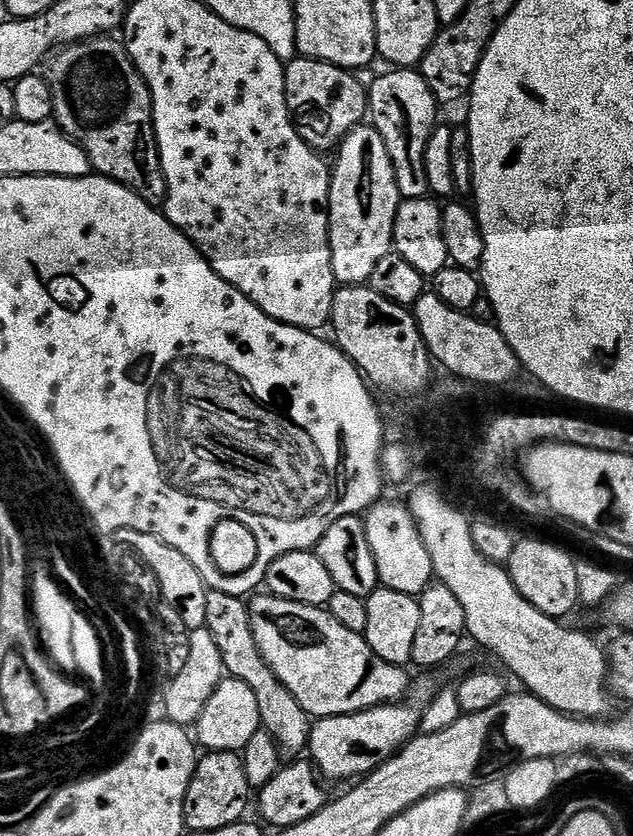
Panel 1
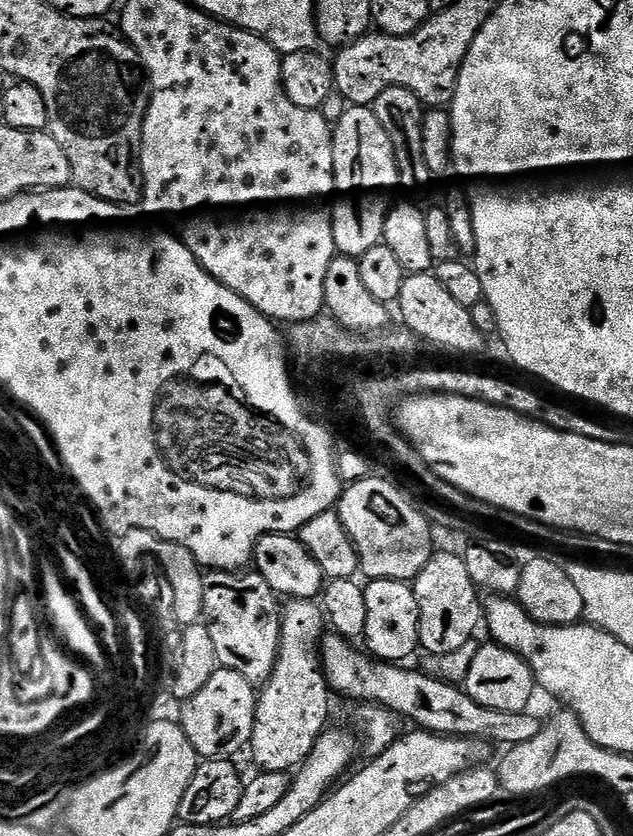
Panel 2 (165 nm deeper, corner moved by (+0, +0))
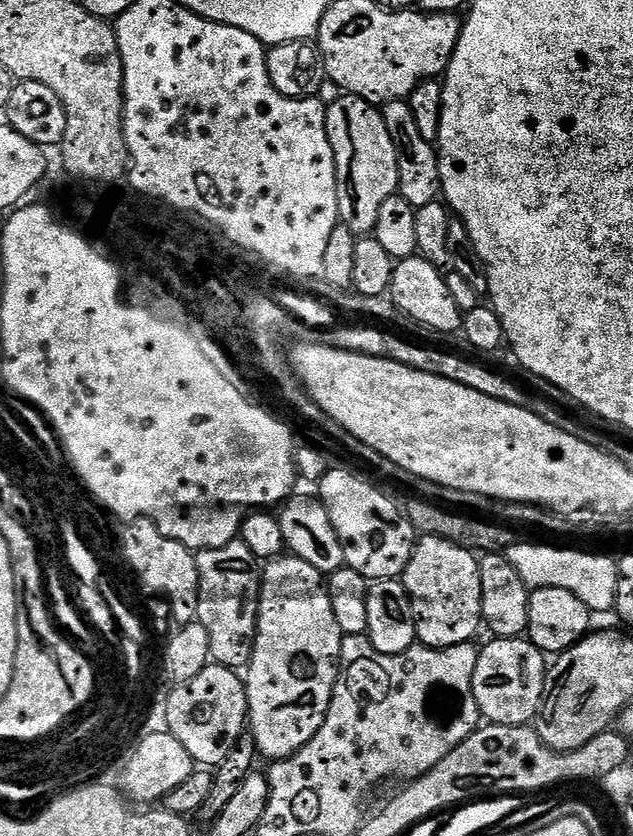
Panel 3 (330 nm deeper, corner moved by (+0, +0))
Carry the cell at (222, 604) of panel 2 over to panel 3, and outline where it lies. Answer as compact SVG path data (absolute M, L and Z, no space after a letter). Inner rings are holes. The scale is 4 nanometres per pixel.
M239 538L221 548L197 551L195 557L200 579L195 623L206 626L206 634L210 634L212 660L233 670L247 669L252 663L258 626L261 561Z

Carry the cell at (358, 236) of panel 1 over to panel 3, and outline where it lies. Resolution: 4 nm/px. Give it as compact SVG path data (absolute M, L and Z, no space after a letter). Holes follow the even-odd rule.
M340 94L332 105L330 103L327 105L326 130L330 138L330 146L334 150L338 210L340 211L339 223L347 226L357 238L367 237L376 231L378 214L382 211L382 202L386 202L386 198L397 195L400 186L396 138L390 134L390 130L386 130L383 111L377 105L347 94Z

